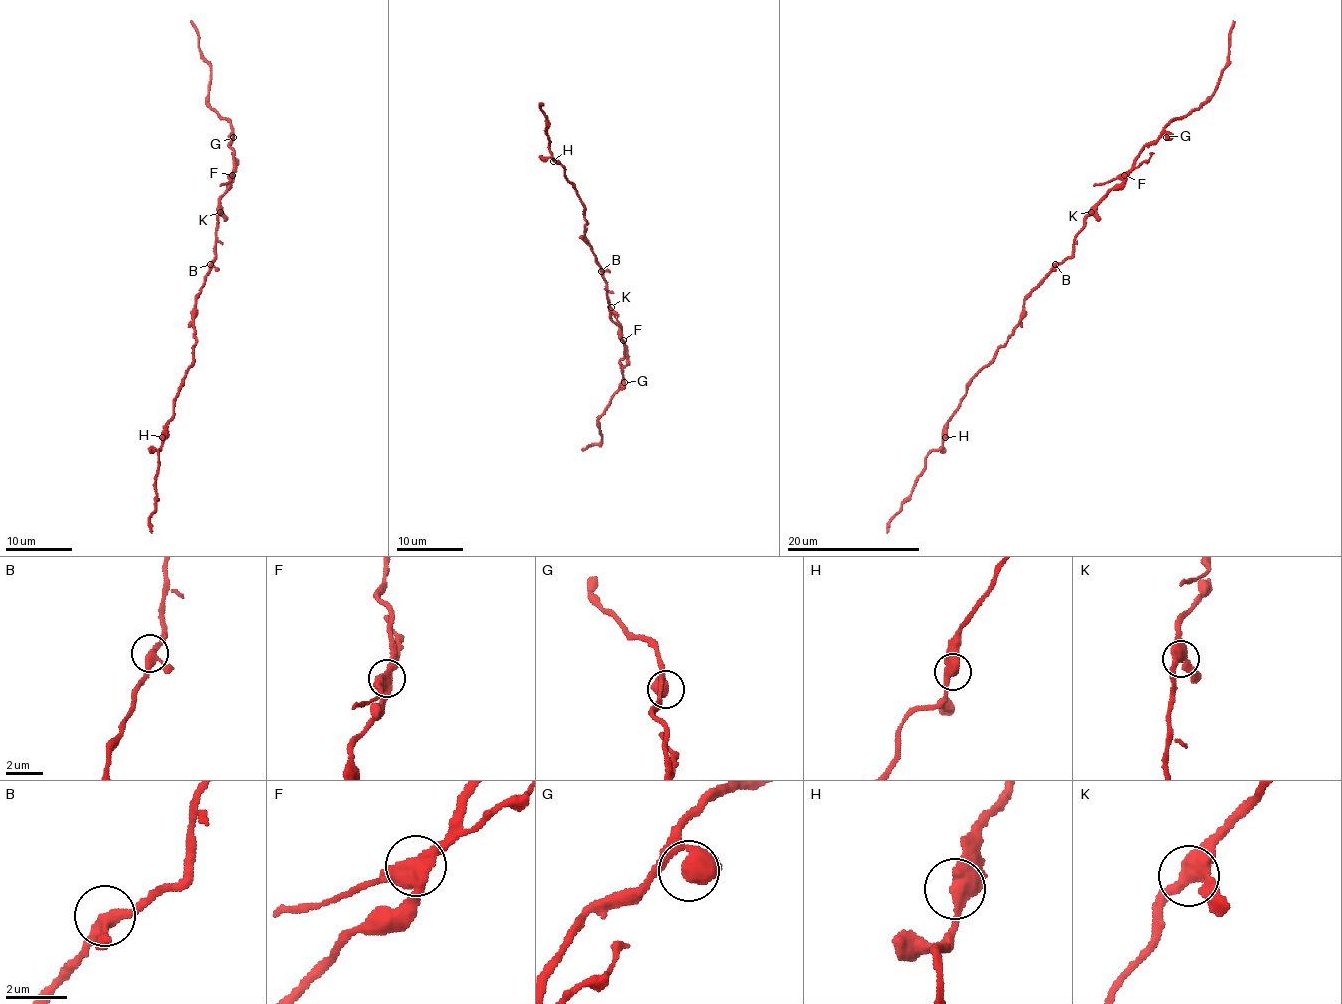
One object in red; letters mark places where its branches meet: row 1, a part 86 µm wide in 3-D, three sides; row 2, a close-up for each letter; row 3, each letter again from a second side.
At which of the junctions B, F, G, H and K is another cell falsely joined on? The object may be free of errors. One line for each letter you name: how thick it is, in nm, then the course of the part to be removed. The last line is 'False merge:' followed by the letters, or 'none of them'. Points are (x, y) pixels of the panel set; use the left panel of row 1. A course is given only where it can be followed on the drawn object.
F: 400 nm thick; foreign part runs (232, 175), (235, 162), (232, 152)
False merge: F

